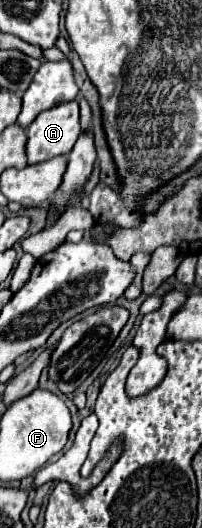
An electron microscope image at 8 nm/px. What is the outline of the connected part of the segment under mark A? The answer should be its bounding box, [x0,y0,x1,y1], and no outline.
[27,100,79,164]

